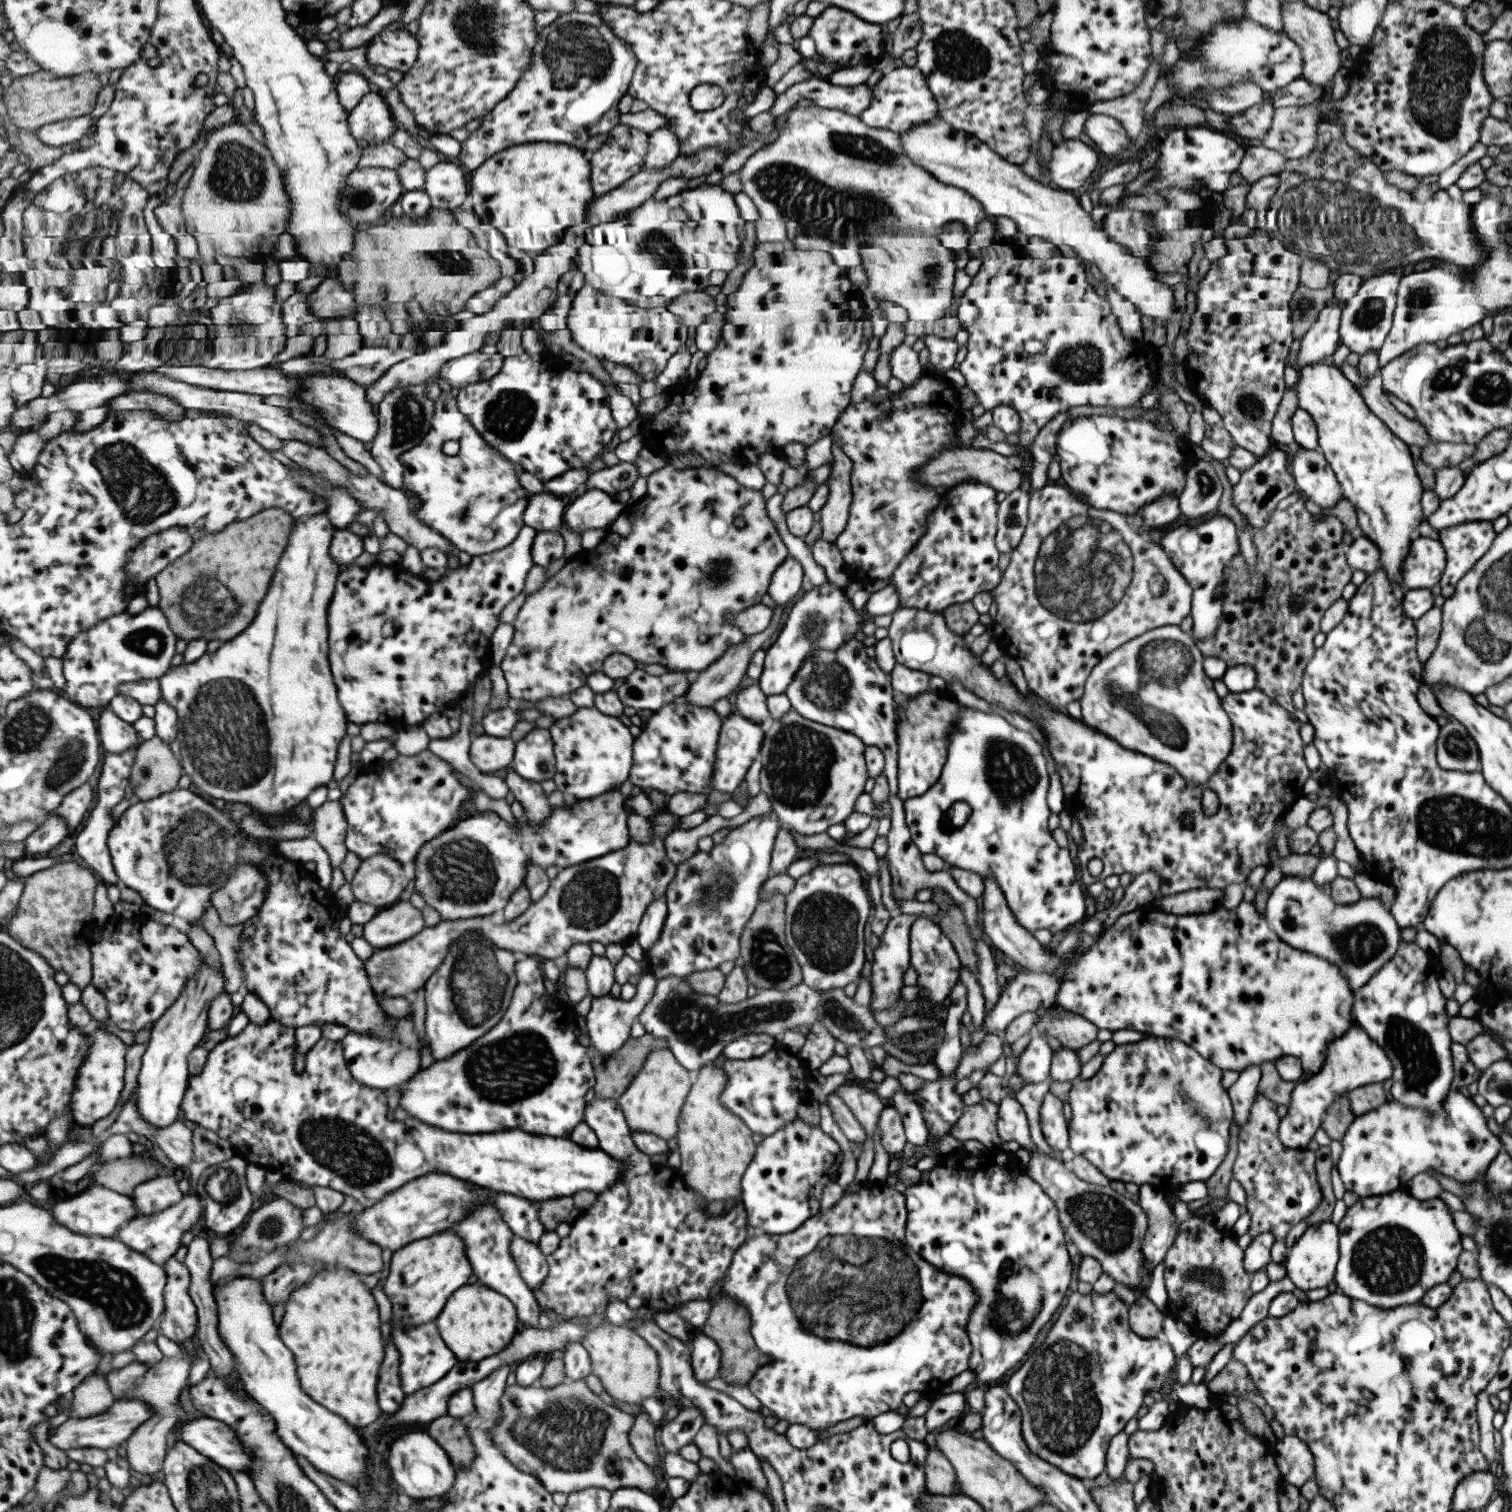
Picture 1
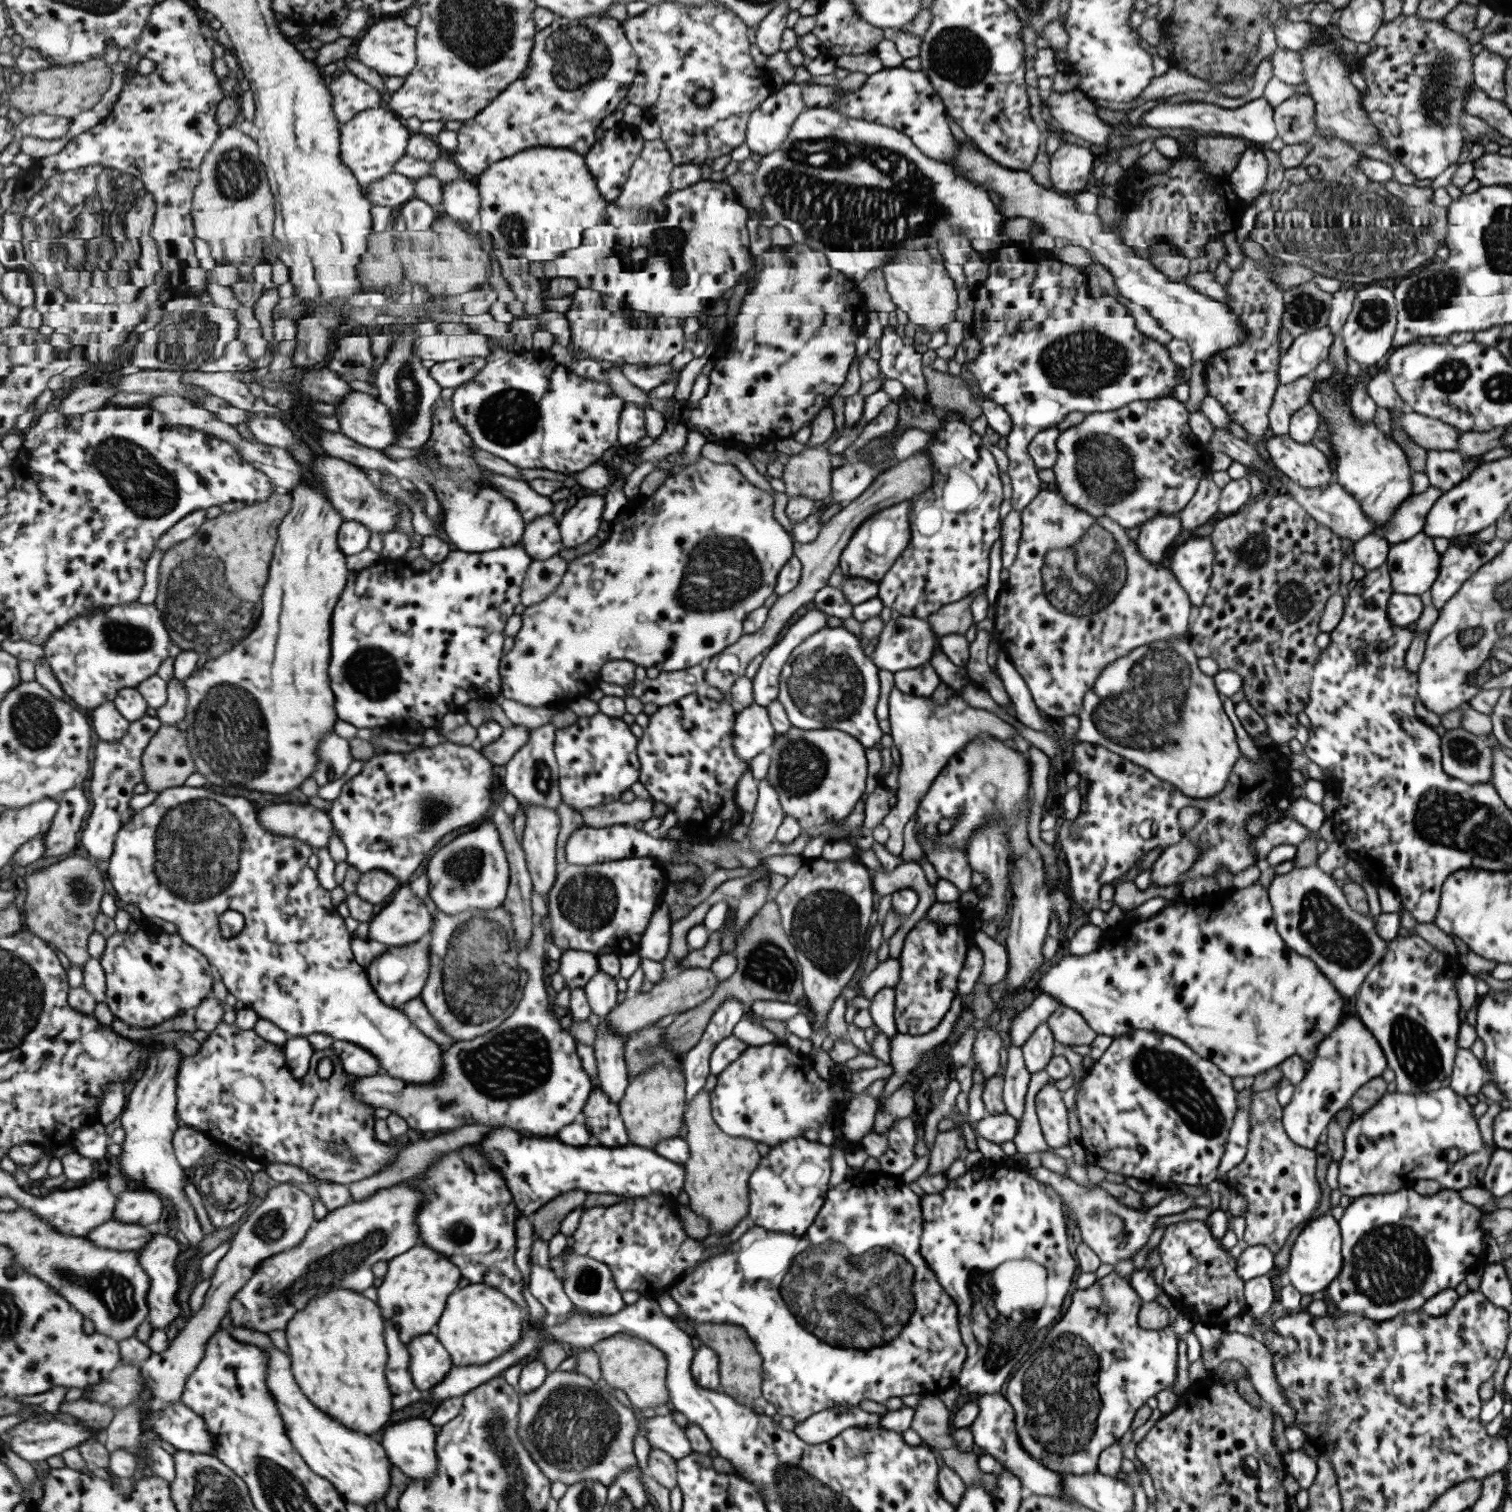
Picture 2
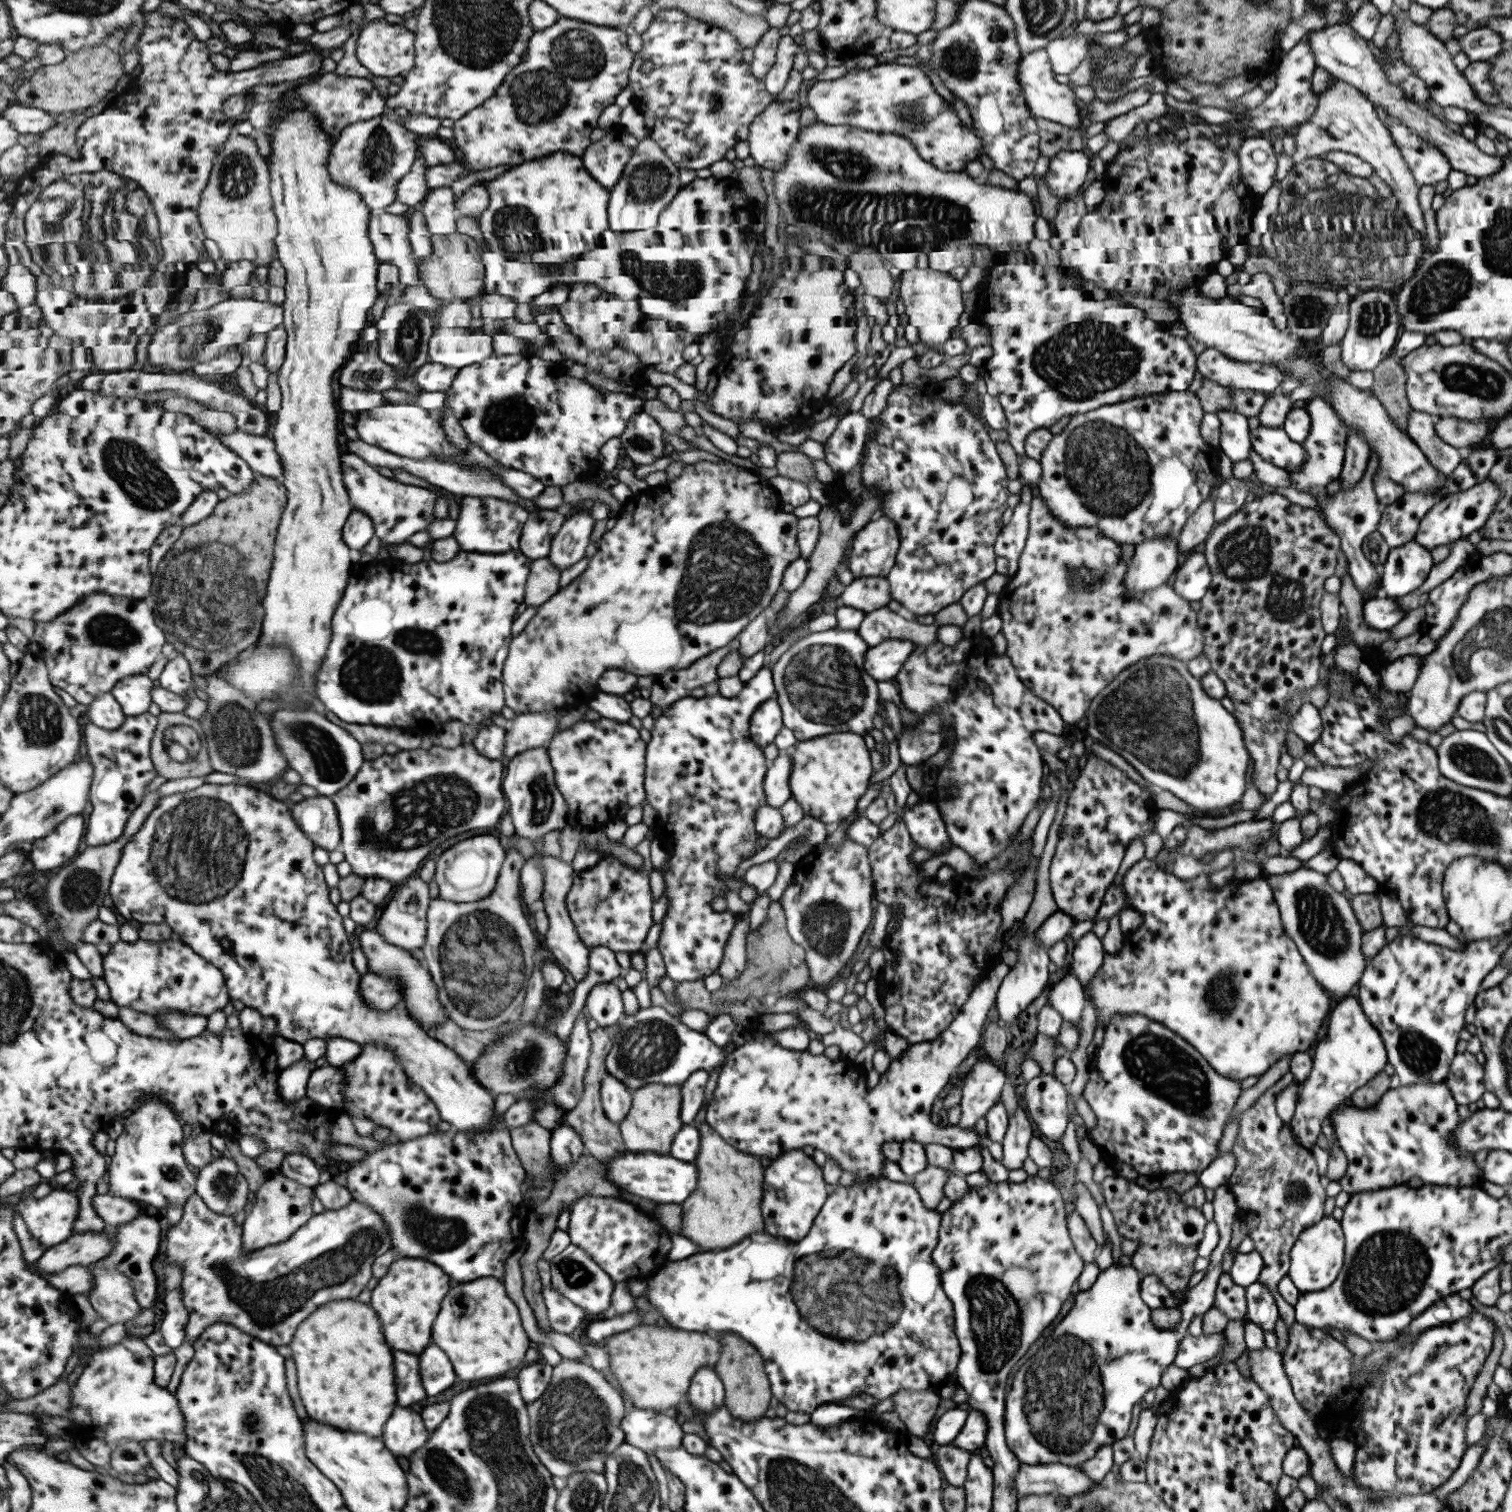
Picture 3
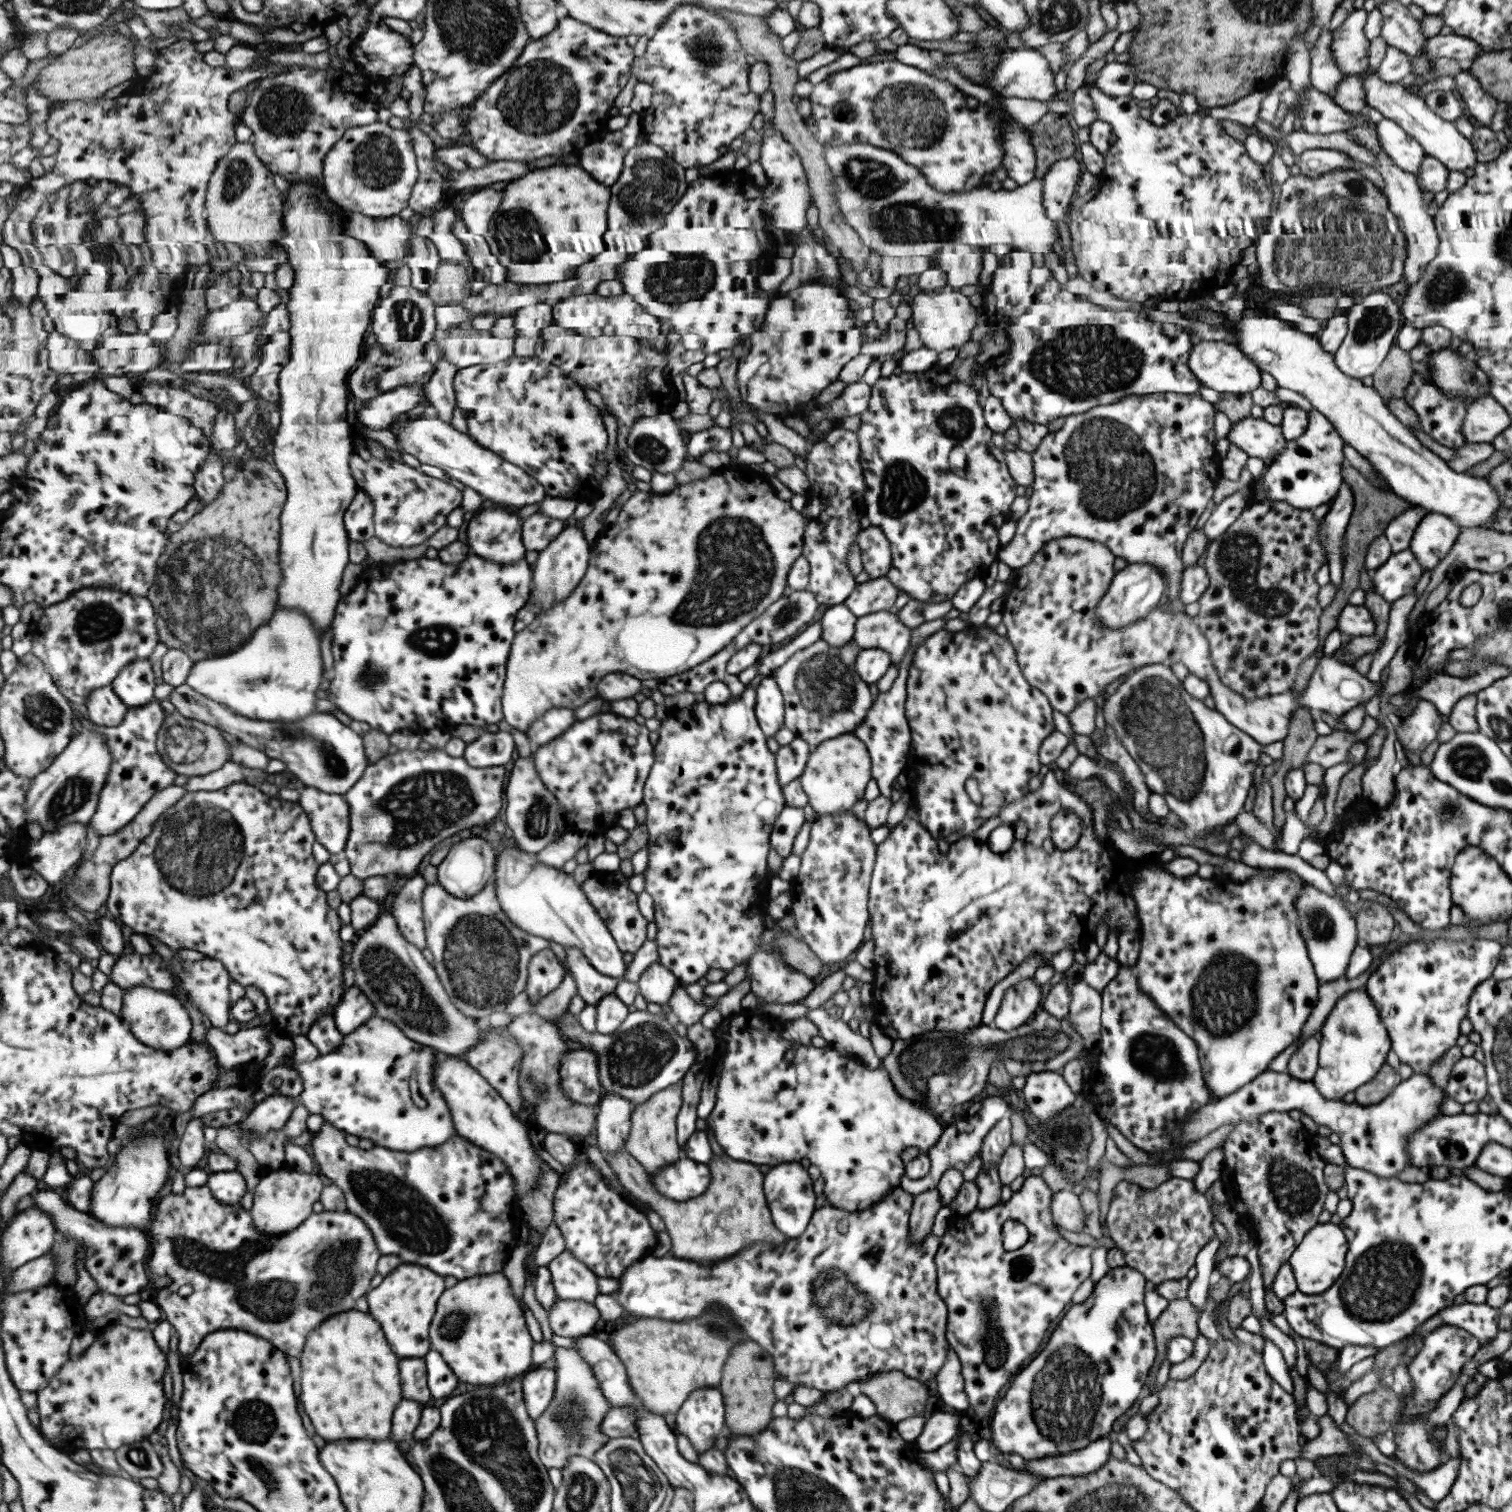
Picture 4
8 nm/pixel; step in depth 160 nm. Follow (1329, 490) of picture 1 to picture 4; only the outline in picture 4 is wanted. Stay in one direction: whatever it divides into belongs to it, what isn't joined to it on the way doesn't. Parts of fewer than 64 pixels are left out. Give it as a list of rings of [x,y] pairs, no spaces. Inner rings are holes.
[[[1247,416],[1231,423],[1225,437],[1245,451],[1248,457],[1272,461],[1285,448],[1280,425],[1272,425],[1265,420]]]

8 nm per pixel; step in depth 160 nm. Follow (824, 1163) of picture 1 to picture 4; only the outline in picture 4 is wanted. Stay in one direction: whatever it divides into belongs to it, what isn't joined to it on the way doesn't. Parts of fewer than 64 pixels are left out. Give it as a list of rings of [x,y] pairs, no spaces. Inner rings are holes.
[[[799,1162],[781,1163],[769,1168],[764,1178],[765,1200],[775,1229],[787,1239],[800,1236],[813,1215],[816,1194],[809,1174]]]

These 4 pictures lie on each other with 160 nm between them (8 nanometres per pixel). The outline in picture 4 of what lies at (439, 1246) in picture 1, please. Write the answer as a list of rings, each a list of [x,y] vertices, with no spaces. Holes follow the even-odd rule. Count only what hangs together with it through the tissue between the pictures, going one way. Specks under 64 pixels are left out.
[[[404,1263],[369,1294],[371,1312],[381,1320],[389,1344],[393,1344],[393,1350],[401,1358],[423,1358],[431,1350],[429,1326],[445,1288],[447,1284],[443,1275],[421,1265]]]

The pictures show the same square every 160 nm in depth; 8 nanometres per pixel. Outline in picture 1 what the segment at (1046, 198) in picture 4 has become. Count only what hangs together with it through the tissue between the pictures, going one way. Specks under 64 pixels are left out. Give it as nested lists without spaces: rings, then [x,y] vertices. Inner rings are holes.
[[[1079,139],[1053,146],[1049,158],[1049,178],[1061,191],[1079,188],[1097,168],[1097,153]]]

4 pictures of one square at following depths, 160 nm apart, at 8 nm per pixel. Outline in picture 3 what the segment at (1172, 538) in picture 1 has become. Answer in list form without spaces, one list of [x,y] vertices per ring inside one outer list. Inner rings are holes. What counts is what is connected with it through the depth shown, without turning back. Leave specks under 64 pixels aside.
[[[1198,550],[1185,553],[1171,578],[1173,590],[1188,602],[1199,601],[1209,586],[1211,573],[1204,554]]]

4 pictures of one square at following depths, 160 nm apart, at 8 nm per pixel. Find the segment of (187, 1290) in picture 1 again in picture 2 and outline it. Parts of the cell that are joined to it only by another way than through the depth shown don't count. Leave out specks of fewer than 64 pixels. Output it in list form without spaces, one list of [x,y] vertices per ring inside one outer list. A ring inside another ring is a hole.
[[[157,1232],[153,1235],[153,1241],[149,1241],[143,1249],[139,1249],[139,1264],[146,1269],[151,1277],[151,1291],[147,1295],[150,1308],[150,1316],[148,1322],[154,1328],[169,1328],[175,1318],[179,1314],[183,1314],[183,1304],[179,1300],[179,1292],[183,1288],[181,1278],[183,1274],[179,1270],[179,1257],[181,1254],[181,1246],[179,1242],[173,1238],[170,1232]]]

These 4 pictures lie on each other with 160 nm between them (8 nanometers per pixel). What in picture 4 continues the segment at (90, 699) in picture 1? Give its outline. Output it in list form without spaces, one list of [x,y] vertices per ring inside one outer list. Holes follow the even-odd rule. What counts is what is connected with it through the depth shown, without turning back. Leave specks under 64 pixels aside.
[[[85,588],[85,592],[74,592],[63,602],[43,608],[34,632],[32,653],[41,657],[52,673],[57,686],[75,705],[86,704],[93,691],[112,686],[120,672],[135,660],[147,660],[159,644],[160,630],[156,619],[156,608],[149,597],[119,592],[119,589]]]

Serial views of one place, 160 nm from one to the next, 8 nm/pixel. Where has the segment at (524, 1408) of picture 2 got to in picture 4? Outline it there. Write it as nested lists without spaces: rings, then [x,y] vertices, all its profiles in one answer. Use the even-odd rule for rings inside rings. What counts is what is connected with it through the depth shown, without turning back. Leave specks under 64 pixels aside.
[[[556,1347],[556,1394],[548,1410],[536,1420],[536,1429],[540,1457],[544,1465],[548,1469],[565,1469],[572,1456],[587,1456],[595,1460],[597,1451],[612,1439],[602,1431],[601,1426],[613,1406],[605,1396],[602,1384],[591,1364],[587,1364],[587,1360],[573,1348]]]

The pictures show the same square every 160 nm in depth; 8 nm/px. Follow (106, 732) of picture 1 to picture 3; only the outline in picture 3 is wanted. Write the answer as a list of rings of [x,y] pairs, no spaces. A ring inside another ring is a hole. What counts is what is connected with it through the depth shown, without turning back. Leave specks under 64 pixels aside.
[[[112,692],[98,696],[87,712],[90,722],[105,730],[117,730],[125,724],[127,715]]]

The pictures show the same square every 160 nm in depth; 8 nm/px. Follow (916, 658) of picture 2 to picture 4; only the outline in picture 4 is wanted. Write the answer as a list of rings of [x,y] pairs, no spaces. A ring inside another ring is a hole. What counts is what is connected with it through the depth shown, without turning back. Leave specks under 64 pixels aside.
[[[859,648],[854,662],[855,672],[868,685],[877,682],[892,666],[889,653],[880,648]]]

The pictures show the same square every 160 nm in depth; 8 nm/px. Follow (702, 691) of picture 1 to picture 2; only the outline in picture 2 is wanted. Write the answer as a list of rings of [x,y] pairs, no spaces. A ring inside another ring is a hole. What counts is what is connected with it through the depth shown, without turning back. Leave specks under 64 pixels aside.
[[[915,453],[909,455],[905,460],[896,462],[892,467],[889,467],[883,472],[879,473],[872,481],[871,484],[864,490],[857,498],[854,498],[850,503],[846,503],[841,506],[840,510],[832,515],[829,520],[823,523],[818,532],[818,538],[815,538],[813,542],[809,544],[799,544],[792,536],[791,529],[792,524],[788,520],[785,514],[785,506],[788,498],[784,492],[772,491],[772,515],[775,521],[787,531],[791,538],[793,547],[791,548],[792,555],[799,559],[801,575],[798,583],[789,592],[778,596],[773,605],[768,609],[766,621],[760,626],[759,630],[752,632],[751,634],[742,634],[735,643],[725,647],[722,651],[723,654],[733,654],[739,661],[739,666],[735,670],[735,674],[723,674],[719,668],[717,668],[717,662],[719,662],[719,654],[713,655],[711,659],[708,659],[705,665],[705,671],[703,671],[704,682],[708,686],[713,686],[721,694],[728,692],[731,688],[732,682],[739,677],[744,676],[744,670],[747,663],[755,658],[757,655],[762,655],[767,648],[769,648],[775,638],[779,636],[778,632],[785,626],[788,618],[793,616],[793,612],[801,606],[805,606],[807,602],[811,602],[815,593],[826,585],[827,579],[835,567],[838,566],[838,558],[841,554],[842,548],[847,546],[849,538],[853,536],[853,531],[859,526],[860,522],[863,522],[870,514],[877,512],[878,510],[887,508],[889,505],[907,500],[915,494],[923,492],[929,485],[932,484],[932,476],[934,475],[934,466],[930,461],[930,458],[925,453]]]

